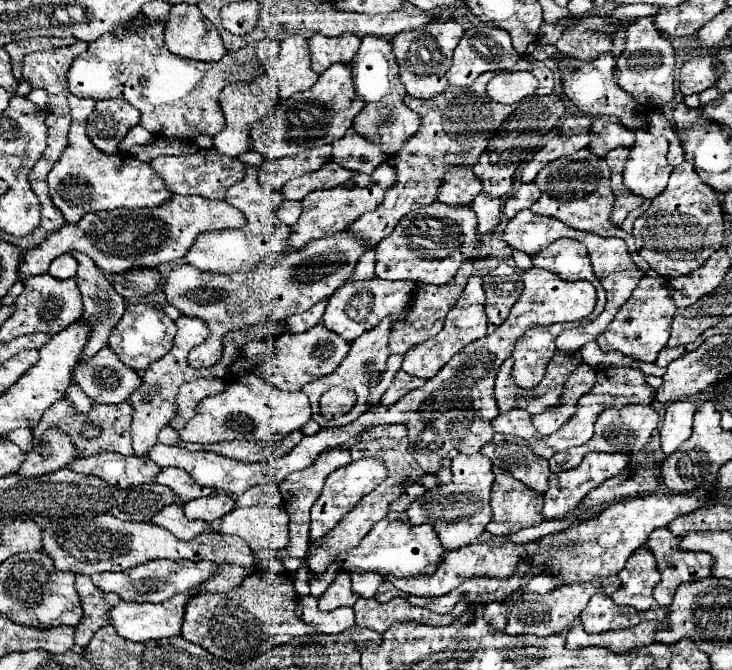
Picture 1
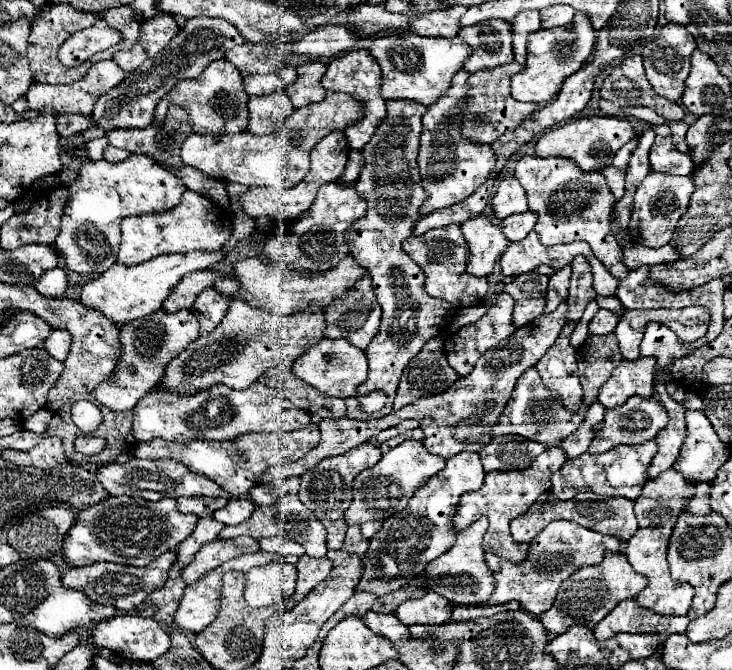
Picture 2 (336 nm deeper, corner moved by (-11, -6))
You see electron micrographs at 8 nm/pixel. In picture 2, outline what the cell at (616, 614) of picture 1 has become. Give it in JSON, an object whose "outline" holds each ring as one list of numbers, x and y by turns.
{"outline":[[624,600,624,604,618,604,604,620,600,620,594,626,594,636,596,640,608,640,614,634,620,632,630,632,630,634,678,632,684,634,686,632,686,620,678,620,676,628,672,626,670,616,664,616,652,612,650,609,640,608,636,604,636,600]]}

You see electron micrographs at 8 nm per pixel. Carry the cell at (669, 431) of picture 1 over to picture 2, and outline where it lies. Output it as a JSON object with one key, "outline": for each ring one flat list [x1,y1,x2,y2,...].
{"outline":[[654,384,656,392,658,392,658,398,662,402,662,406,666,408,668,416,670,416,670,422,666,424,666,428,660,430,660,434,656,436,656,444,658,444,658,452,656,456,652,458,650,462,650,468,648,468,648,480,656,478,660,472,672,468,676,456,680,454,680,448,684,444,684,438,686,438,686,422,684,422,684,414,686,414,686,408,682,408,682,404,674,402,672,398,668,398,666,394,666,384]]}

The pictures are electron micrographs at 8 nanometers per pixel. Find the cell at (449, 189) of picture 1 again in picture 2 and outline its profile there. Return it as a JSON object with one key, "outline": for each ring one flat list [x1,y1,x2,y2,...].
{"outline":[[486,216,466,220,462,234,468,244,468,272,472,276,488,276,496,260,508,248,508,240]]}

